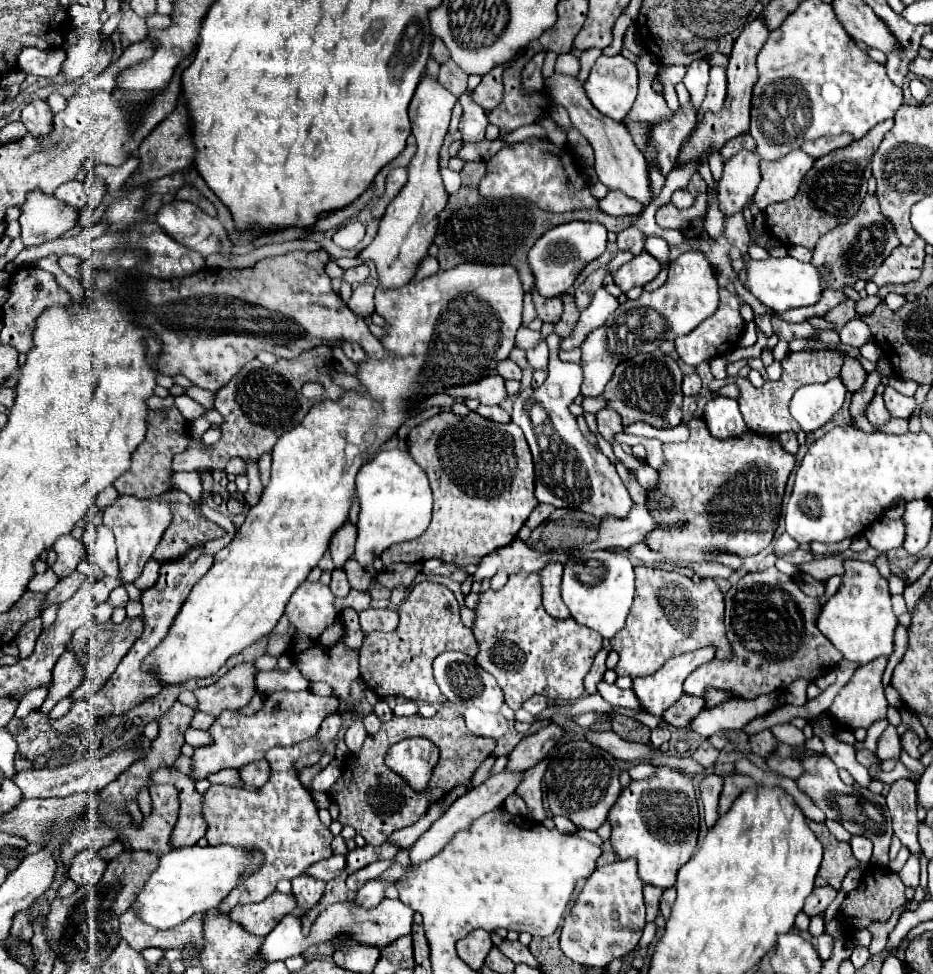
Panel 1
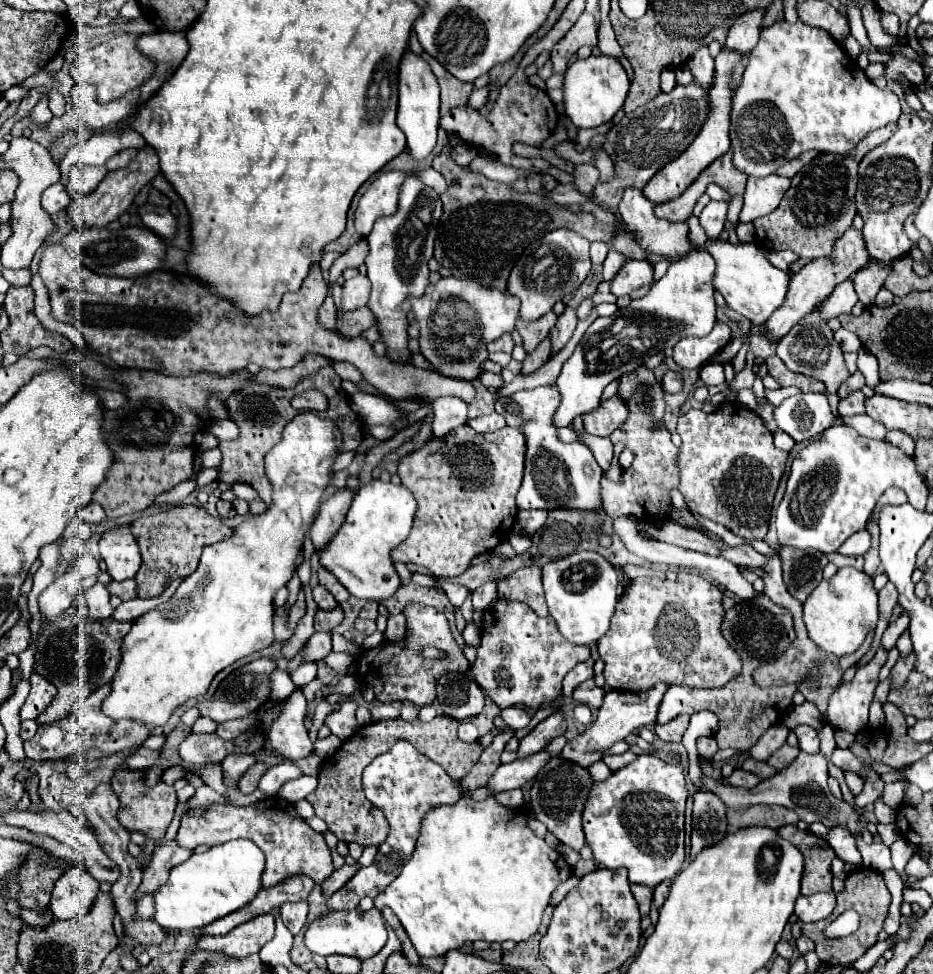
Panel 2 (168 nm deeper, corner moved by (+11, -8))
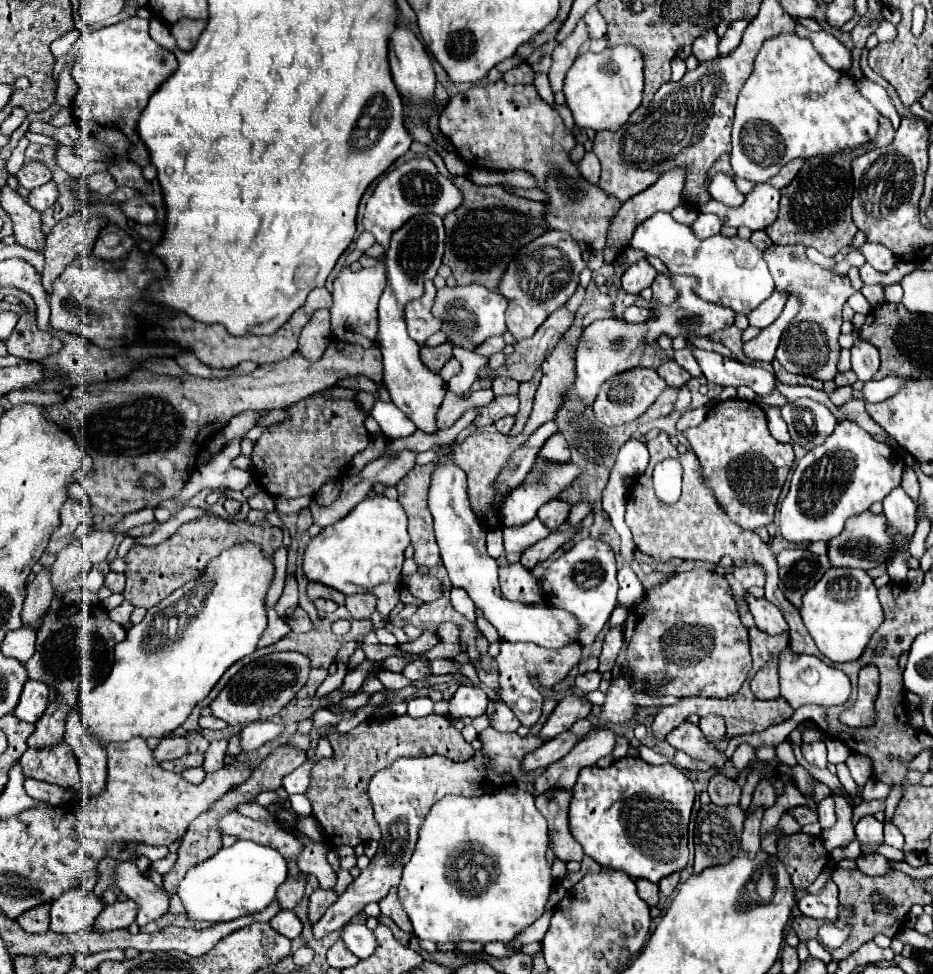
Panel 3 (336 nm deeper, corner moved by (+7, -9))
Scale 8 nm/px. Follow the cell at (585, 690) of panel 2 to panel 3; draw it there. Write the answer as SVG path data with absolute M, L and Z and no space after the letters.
M587 672L587 674L579 674L575 678L575 684L581 688L583 694L589 694L589 692L597 690L599 682L601 682L601 674L599 672Z

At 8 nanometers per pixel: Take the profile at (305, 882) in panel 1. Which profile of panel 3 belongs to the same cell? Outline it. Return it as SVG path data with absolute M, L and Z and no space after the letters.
M281 910L277 916L273 916L273 918L271 918L269 926L271 926L275 932L279 932L279 934L287 936L289 940L297 938L297 936L301 934L301 930L303 930L303 926L301 926L299 918L297 918L291 910Z

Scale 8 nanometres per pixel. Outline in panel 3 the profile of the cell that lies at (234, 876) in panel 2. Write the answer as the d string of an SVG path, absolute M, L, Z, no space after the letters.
M239 840L229 848L221 848L213 858L193 866L181 880L177 890L193 920L229 922L241 916L263 912L273 900L277 888L287 880L285 858L269 848L251 840Z

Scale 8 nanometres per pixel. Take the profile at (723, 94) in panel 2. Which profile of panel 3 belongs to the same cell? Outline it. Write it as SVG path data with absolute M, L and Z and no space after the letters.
M675 168L671 172L665 172L665 176L661 176L653 186L649 186L645 192L635 194L631 200L623 202L621 208L617 210L617 214L613 216L611 224L609 224L609 232L607 232L607 246L613 248L621 248L621 246L629 246L635 228L645 222L649 216L653 216L655 212L671 212L675 206L679 206L681 202L681 190L685 184L685 174L683 168Z

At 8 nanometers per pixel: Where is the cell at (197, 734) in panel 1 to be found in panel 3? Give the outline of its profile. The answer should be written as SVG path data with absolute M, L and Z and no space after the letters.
M257 722L257 724L249 724L245 726L245 730L241 732L241 750L253 752L259 746L263 746L265 742L271 742L275 738L279 738L287 728L283 724L275 724L275 722Z

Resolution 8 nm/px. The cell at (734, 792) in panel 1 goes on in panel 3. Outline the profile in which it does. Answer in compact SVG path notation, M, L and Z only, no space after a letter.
M797 806L797 808L789 810L789 812L797 818L797 822L799 822L801 826L817 822L817 810L813 810L813 808L807 808L807 806Z

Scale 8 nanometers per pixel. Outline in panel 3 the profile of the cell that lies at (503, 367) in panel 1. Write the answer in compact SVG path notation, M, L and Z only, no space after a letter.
M495 378L493 380L493 392L495 392L495 396L517 394L519 392L519 382L517 380L509 380L509 378Z

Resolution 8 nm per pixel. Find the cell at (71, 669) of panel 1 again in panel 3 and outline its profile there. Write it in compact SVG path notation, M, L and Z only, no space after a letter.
M27 680L15 708L15 716L25 722L37 722L49 704L49 688L43 682Z

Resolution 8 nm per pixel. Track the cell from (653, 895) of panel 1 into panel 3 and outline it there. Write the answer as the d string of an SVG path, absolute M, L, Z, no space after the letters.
M645 878L635 880L635 884L637 884L639 896L641 896L649 906L657 906L657 900L659 900L659 886L653 884L653 882L649 882L649 880L645 880Z

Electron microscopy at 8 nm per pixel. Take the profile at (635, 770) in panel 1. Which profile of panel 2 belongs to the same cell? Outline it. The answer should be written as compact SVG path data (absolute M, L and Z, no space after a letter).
M627 751L627 753L623 753L623 755L605 755L605 757L603 757L603 761L607 763L607 767L609 767L611 771L619 771L619 769L623 769L625 765L633 763L635 759L637 759L637 755L635 755L633 751Z

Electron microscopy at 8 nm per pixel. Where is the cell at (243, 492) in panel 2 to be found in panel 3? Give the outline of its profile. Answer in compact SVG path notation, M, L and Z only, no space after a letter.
M261 492L261 494L251 496L247 502L255 510L265 510L265 512L273 512L275 510L275 498L271 494L267 494L267 492Z

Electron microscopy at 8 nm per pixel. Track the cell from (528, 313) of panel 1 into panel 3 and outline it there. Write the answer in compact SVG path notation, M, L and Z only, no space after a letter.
M493 336L493 338L489 338L489 340L485 340L483 344L479 344L473 352L475 354L479 354L479 356L485 356L485 358L489 358L491 354L495 354L495 352L501 352L505 348L505 342L503 342L503 338L501 336Z

